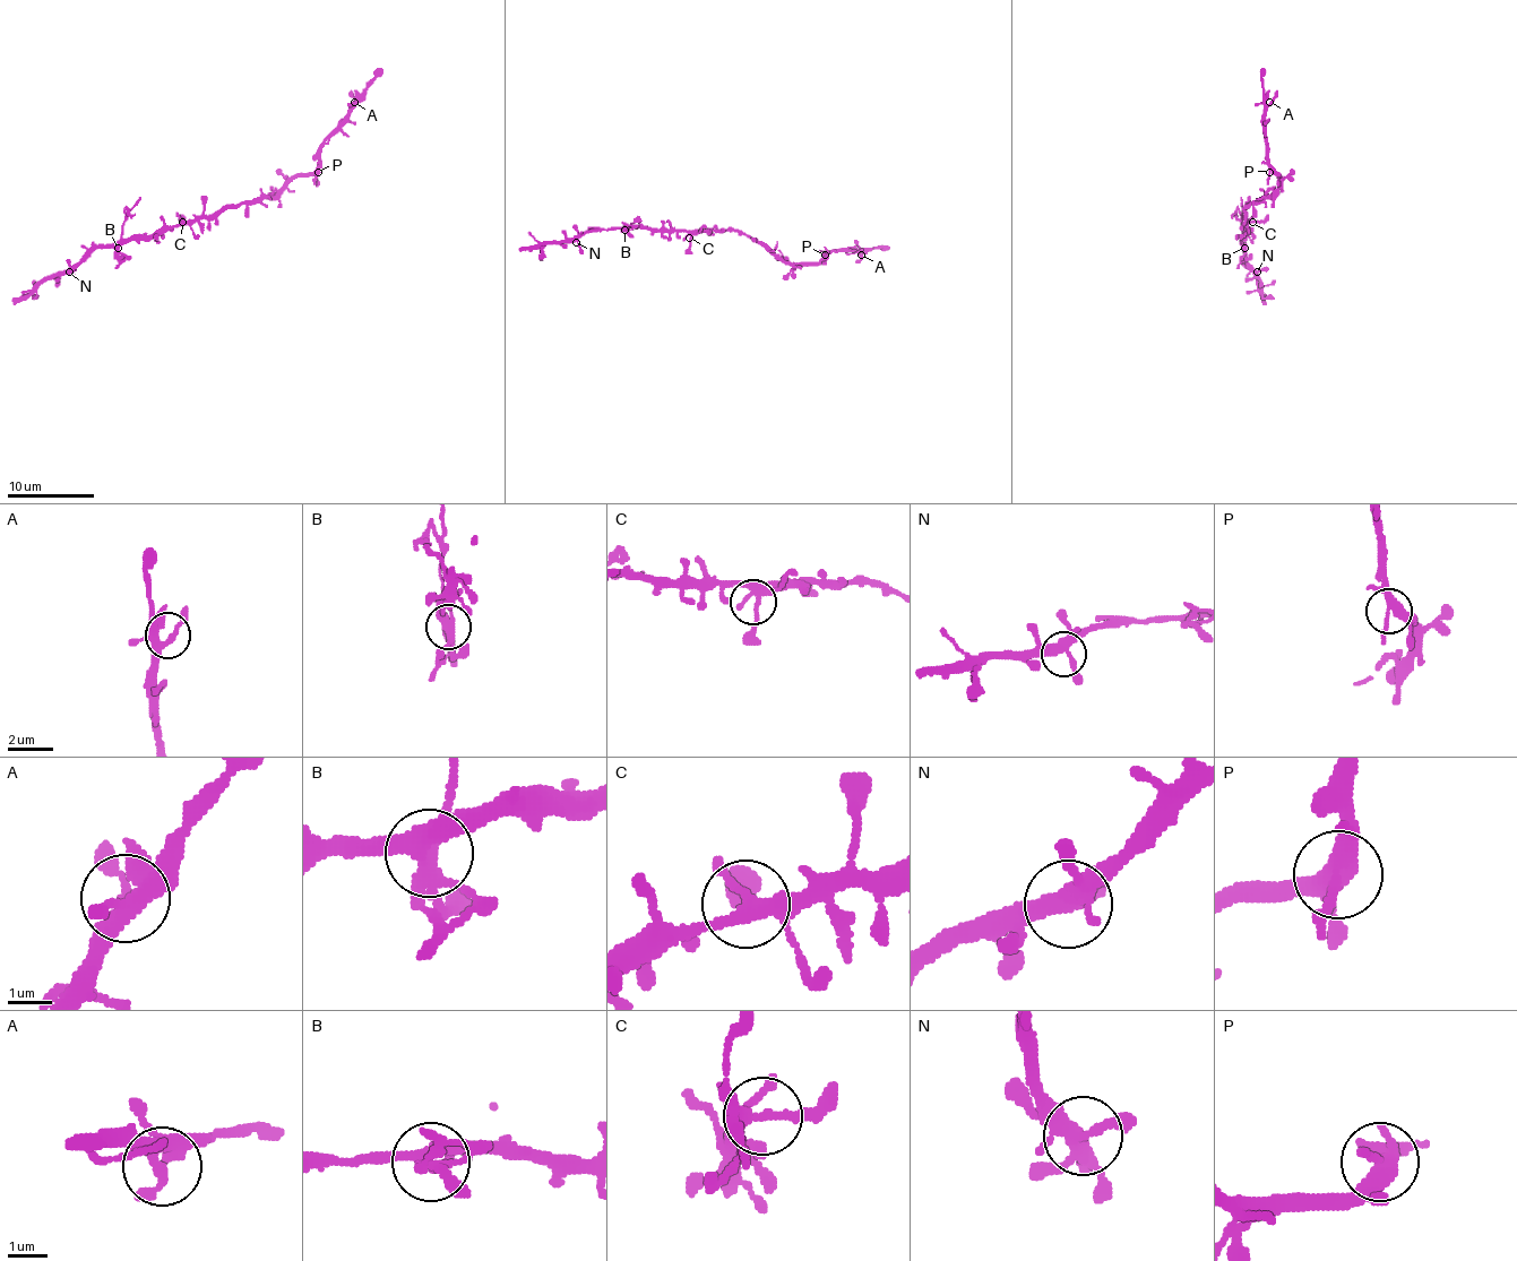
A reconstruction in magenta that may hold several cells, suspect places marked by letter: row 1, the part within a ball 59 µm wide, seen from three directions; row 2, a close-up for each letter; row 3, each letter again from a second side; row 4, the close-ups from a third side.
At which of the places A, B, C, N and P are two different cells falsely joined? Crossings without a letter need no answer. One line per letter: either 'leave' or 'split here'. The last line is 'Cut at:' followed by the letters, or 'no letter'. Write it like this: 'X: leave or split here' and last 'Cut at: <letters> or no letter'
A: leave
B: split here
C: leave
N: leave
P: leave
Cut at: B

